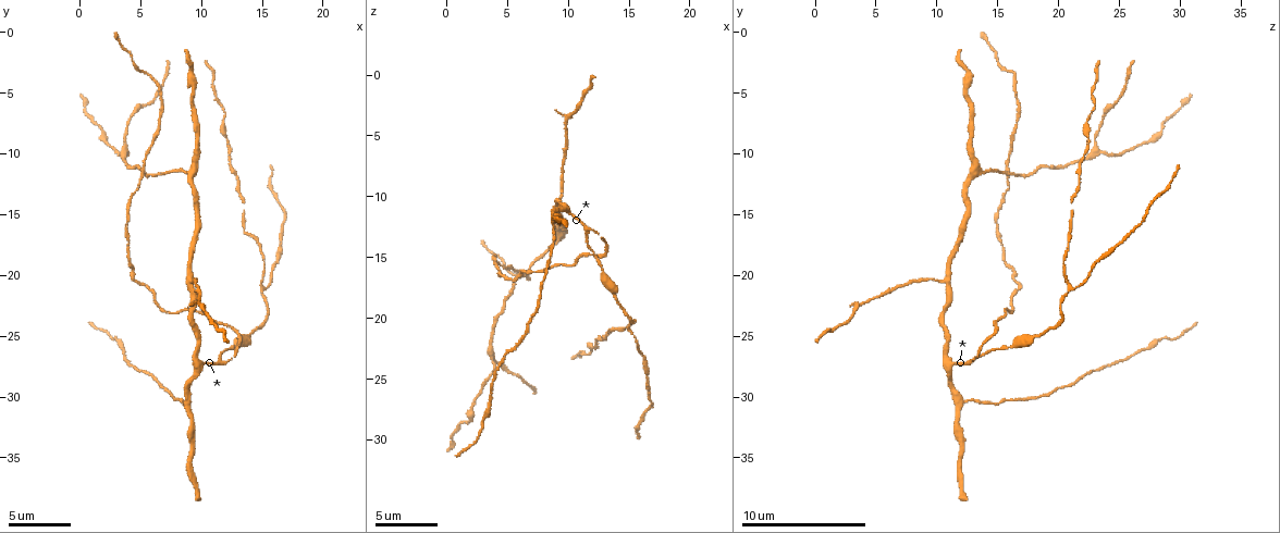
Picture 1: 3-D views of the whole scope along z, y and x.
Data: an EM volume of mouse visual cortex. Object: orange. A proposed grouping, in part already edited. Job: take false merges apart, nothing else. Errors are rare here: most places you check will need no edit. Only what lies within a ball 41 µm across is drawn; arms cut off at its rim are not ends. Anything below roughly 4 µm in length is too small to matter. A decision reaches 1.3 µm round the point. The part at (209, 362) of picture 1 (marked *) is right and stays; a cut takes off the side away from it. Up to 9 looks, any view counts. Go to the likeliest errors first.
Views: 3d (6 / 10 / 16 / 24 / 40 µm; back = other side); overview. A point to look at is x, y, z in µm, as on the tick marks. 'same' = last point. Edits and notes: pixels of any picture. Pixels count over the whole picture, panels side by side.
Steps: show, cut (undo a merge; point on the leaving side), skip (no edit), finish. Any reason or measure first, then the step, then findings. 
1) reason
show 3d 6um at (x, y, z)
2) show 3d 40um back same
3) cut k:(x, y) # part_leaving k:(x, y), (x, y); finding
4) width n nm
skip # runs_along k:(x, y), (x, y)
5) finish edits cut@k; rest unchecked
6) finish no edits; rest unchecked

a fork
show 3d 6um at (15.2, 21.0, 21.2)

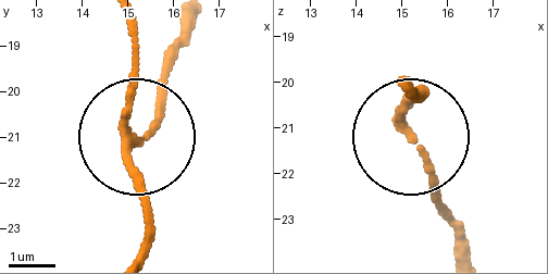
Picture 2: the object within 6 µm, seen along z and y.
show 3d 6um back at (15.25, 21.00, 21.30)

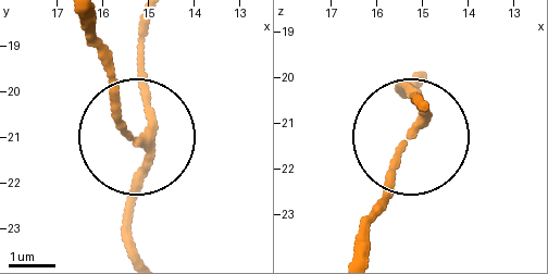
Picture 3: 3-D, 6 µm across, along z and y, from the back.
side_arm 15 um; arms 3
skip # one neuron here

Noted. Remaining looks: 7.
three-way junction
show 3d 10um at (9.2, 20.4, 11.0)

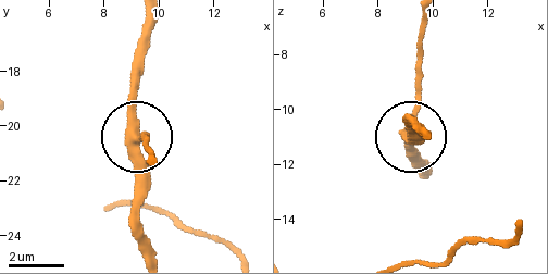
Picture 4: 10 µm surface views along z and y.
arms 3
skip # one neuron here

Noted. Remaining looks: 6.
a fork
show 3d 10um at (9.6, 27.0, 10.6)

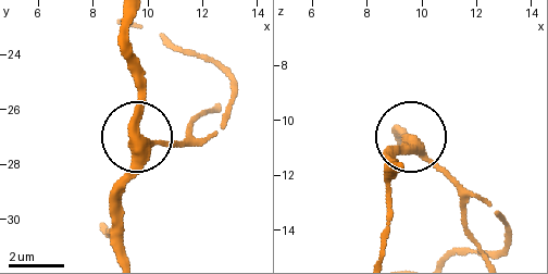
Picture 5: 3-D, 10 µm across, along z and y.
show 3d 10um back same

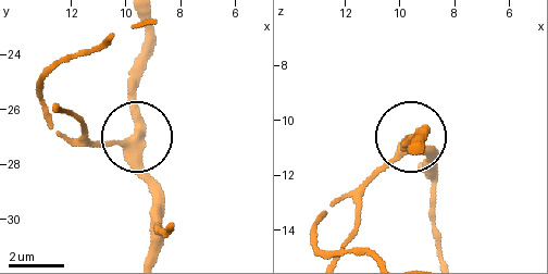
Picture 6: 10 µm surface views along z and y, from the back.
skip # runs_along 6:(109, 140), (137, 140), (150, 222); one neuron here

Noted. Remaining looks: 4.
a fork
show 3d 16um at (3.8, 9.6, 23.2)

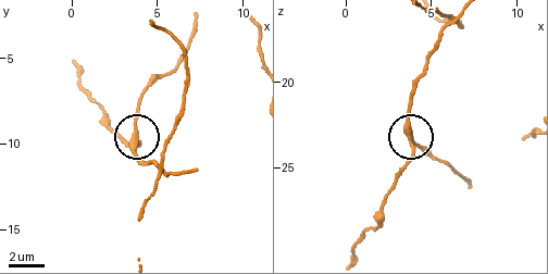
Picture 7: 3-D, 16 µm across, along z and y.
skip # runs_along 7:(197, 170), (172, 174), (135, 152), (139, 97); one neuron here

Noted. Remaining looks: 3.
finish no edits; rest unchecked

